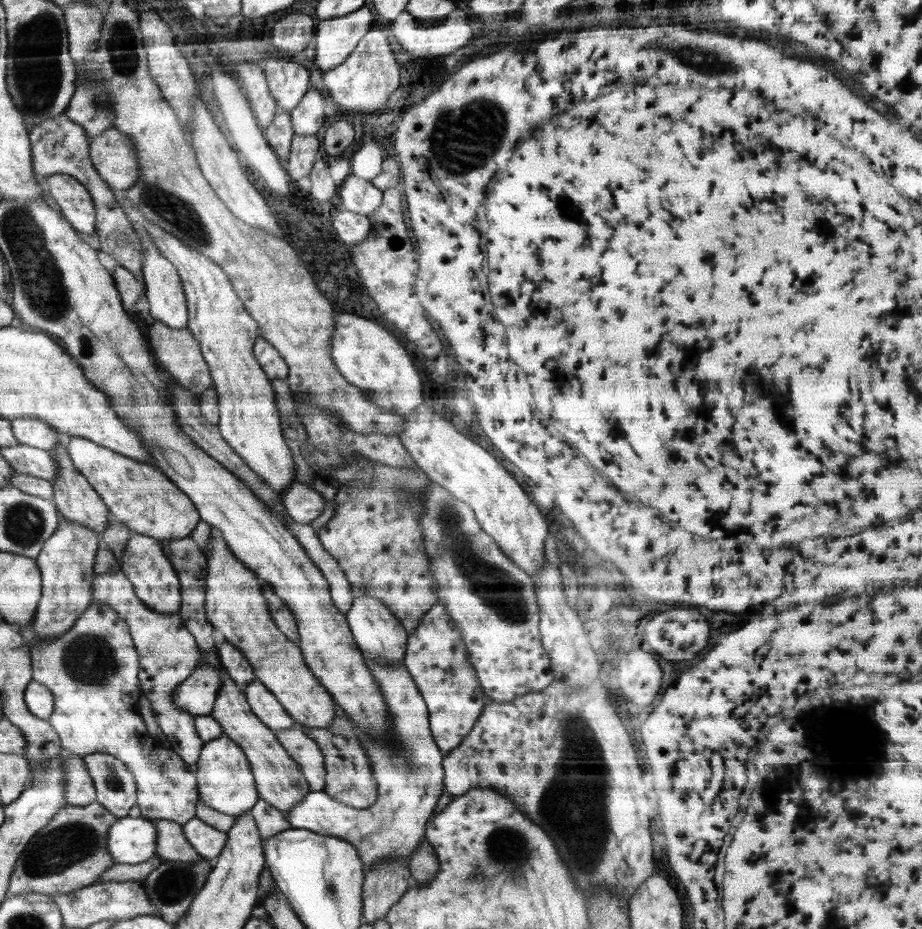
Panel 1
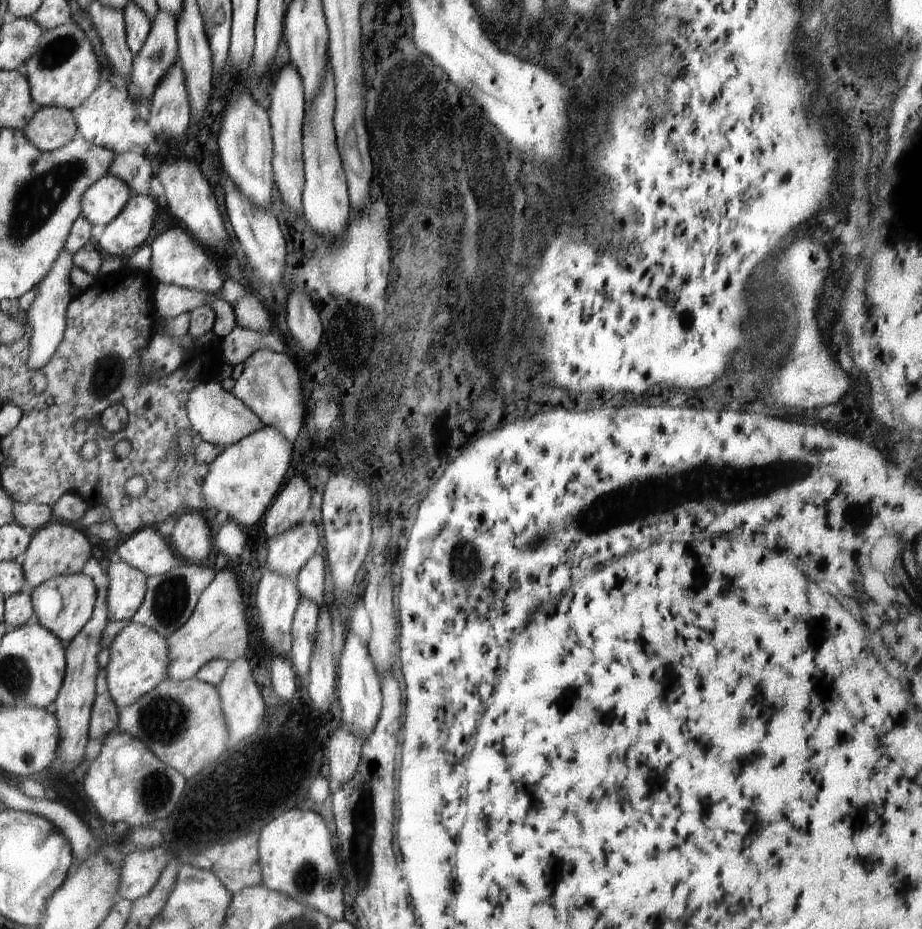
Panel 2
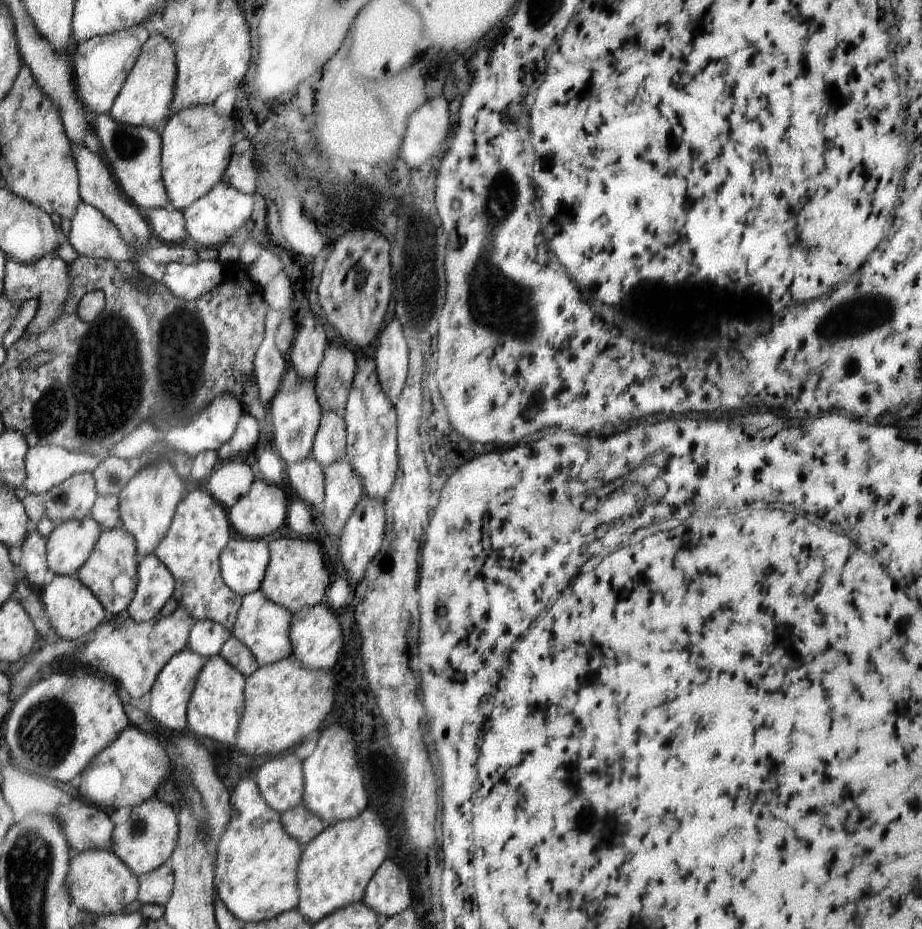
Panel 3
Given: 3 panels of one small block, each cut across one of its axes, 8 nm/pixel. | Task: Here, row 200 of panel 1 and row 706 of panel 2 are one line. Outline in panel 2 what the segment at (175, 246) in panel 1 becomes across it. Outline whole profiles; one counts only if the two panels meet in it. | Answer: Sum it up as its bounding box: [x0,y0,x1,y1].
[106,622,171,710]

